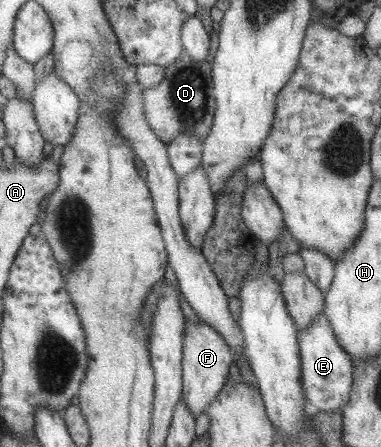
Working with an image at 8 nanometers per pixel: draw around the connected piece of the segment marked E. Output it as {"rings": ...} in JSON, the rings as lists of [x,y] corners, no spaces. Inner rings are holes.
{"rings":[[[325,309],[308,328],[301,330],[298,340],[301,381],[309,407],[318,413],[335,413],[350,400],[353,387],[353,363],[349,353],[345,351],[341,342],[338,342],[337,336],[326,318]]]}

